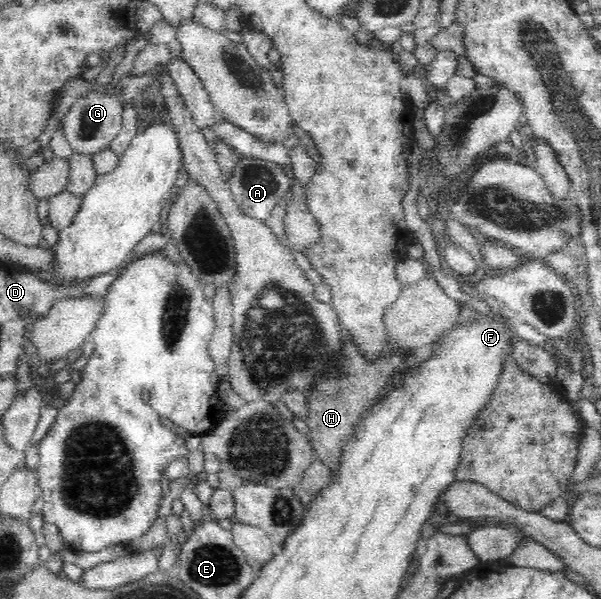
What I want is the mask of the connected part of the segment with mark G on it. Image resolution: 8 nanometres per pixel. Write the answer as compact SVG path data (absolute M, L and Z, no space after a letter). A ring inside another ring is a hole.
M93 72L89 77L82 77L89 81L89 92L85 96L79 96L71 106L69 111L59 121L59 130L63 132L65 140L72 146L73 151L79 151L87 154L110 149L112 140L117 138L120 130L123 128L123 105L117 96L110 91L103 90L103 86L95 79Z

